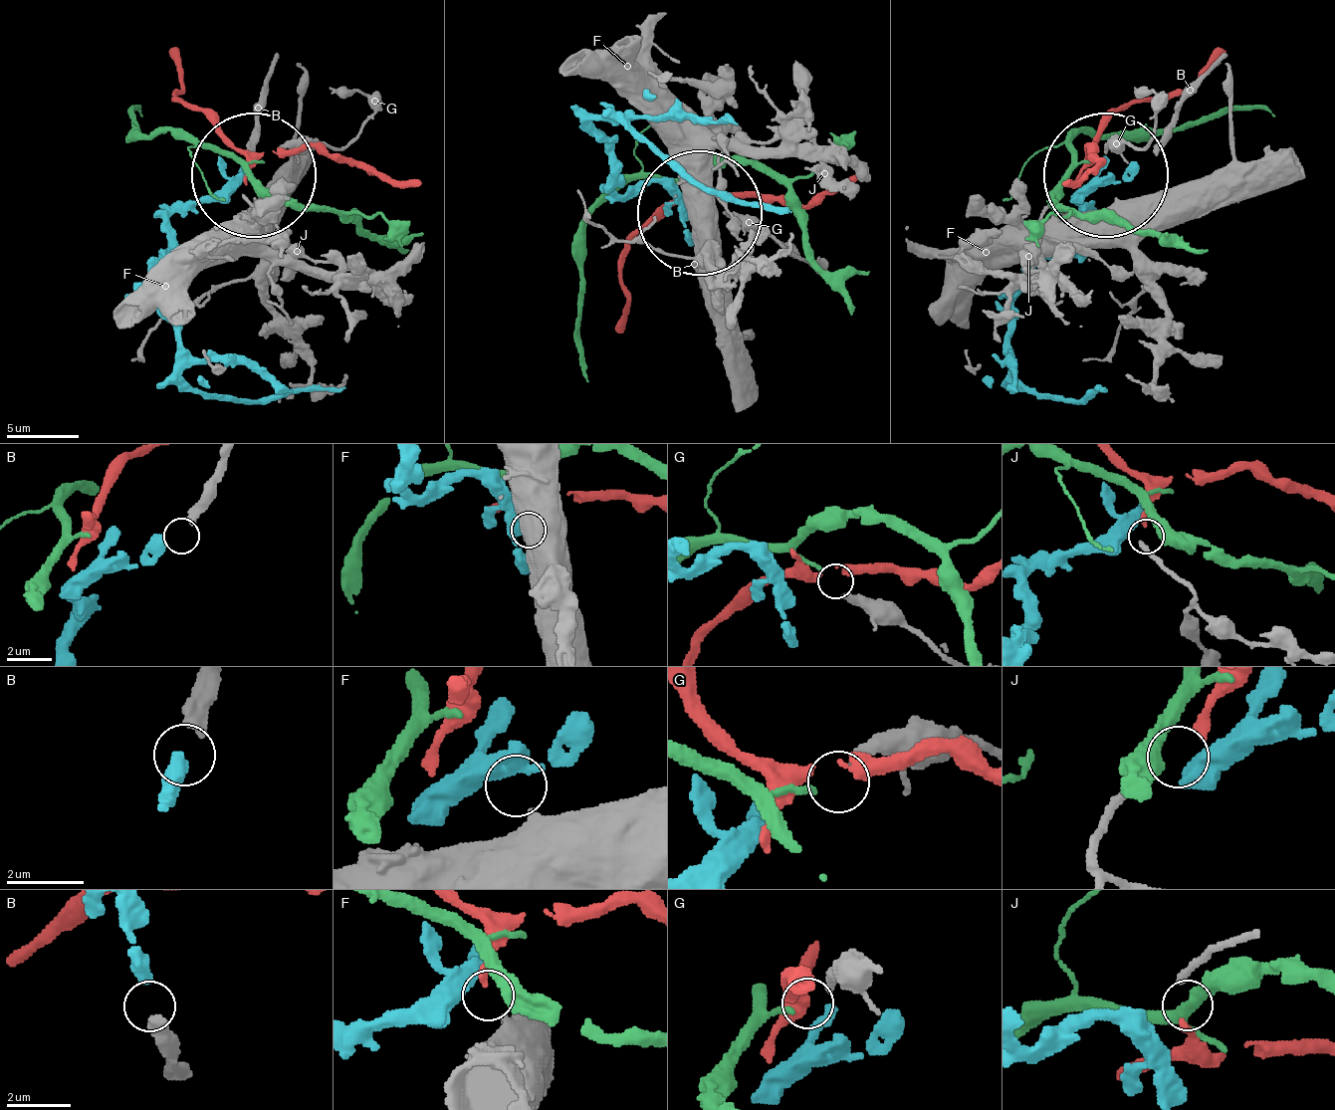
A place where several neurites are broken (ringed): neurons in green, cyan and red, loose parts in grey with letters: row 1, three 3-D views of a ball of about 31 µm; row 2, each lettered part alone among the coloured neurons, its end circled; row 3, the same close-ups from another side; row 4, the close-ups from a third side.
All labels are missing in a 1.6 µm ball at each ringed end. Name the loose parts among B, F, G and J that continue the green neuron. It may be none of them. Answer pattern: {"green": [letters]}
{"green": ["G"]}

